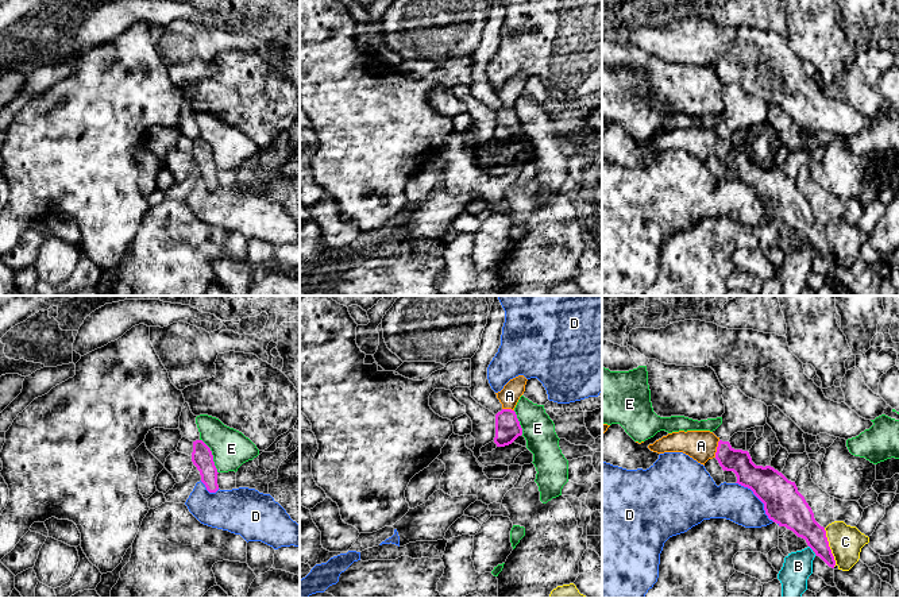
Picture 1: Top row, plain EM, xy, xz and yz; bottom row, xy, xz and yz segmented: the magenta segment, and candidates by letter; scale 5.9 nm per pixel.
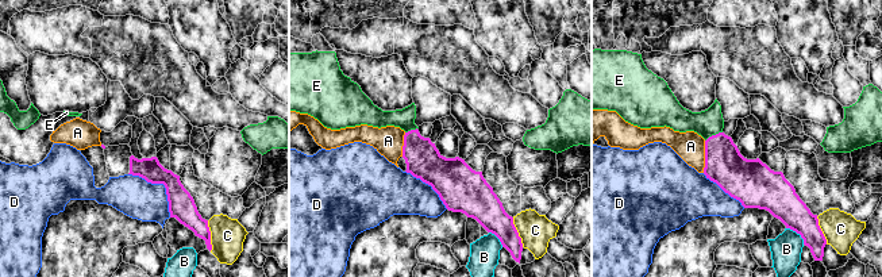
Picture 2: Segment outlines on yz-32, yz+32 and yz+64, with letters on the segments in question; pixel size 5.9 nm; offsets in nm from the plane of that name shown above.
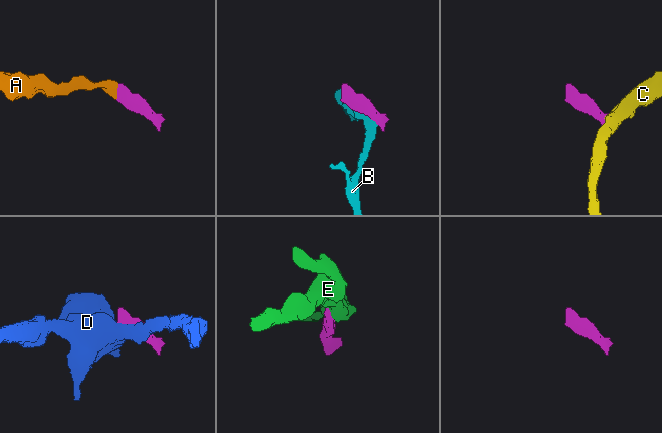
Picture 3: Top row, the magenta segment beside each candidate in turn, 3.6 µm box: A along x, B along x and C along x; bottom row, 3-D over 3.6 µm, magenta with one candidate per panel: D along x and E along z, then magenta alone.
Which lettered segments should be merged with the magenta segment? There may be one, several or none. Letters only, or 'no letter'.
A

